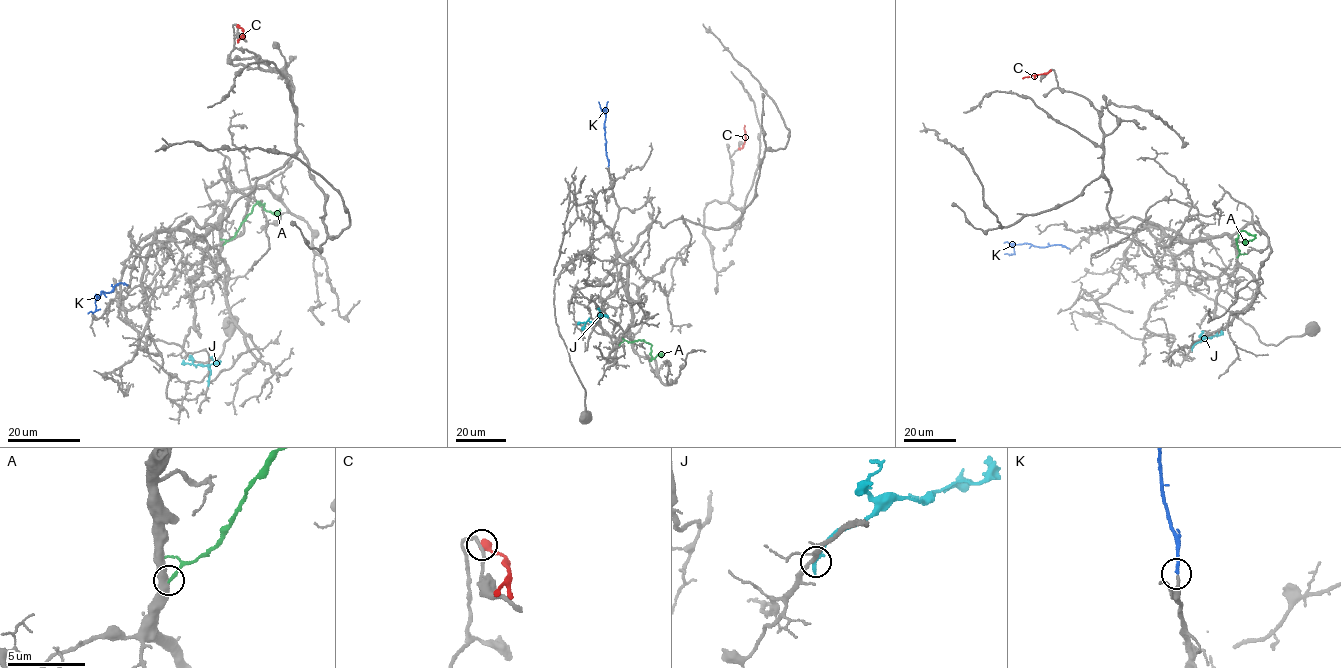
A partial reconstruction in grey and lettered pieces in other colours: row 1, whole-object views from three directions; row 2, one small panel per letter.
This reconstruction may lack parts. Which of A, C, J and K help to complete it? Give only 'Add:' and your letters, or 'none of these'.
Add: K

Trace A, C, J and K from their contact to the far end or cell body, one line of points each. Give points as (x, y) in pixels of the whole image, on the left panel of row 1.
A: (222, 244), (233, 237), (257, 201), (263, 204), (266, 211), (277, 212), (279, 208)
C: (237, 25), (243, 33), (237, 42)
J: (208, 383), (211, 373), (208, 365), (194, 365), (190, 355)
K: (127, 285), (118, 284), (110, 292), (102, 291), (93, 312), (87, 314)

